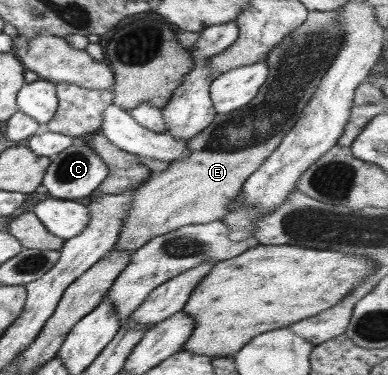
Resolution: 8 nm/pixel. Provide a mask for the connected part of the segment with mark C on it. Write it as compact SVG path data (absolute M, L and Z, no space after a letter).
M75 137L72 141L73 144L69 148L50 157L42 184L53 198L65 200L67 196L67 200L87 202L97 193L98 186L108 175L108 168L104 160L86 143L85 137Z

